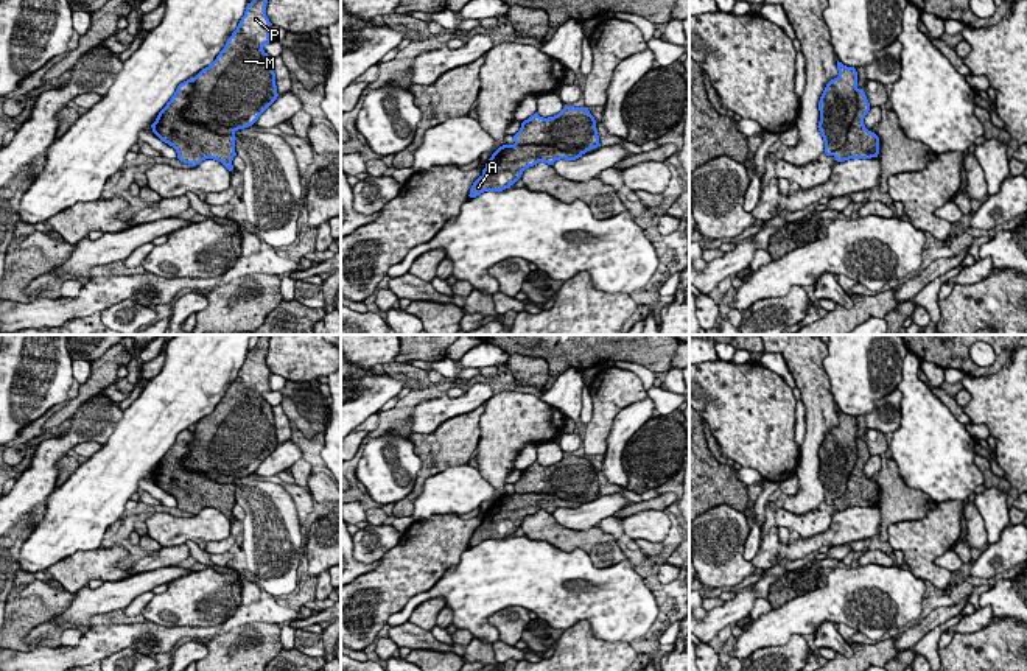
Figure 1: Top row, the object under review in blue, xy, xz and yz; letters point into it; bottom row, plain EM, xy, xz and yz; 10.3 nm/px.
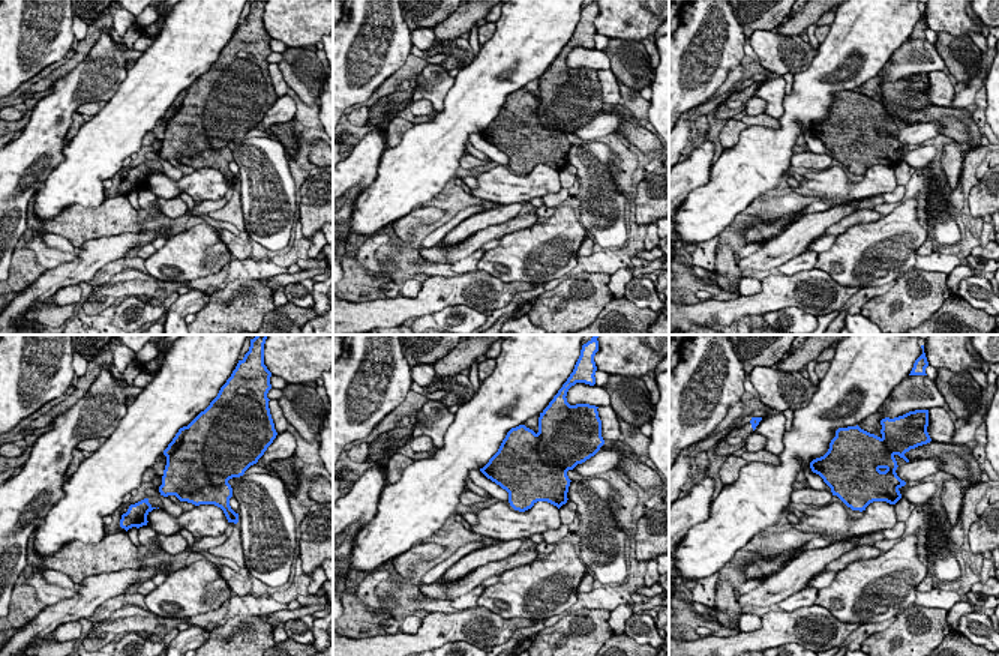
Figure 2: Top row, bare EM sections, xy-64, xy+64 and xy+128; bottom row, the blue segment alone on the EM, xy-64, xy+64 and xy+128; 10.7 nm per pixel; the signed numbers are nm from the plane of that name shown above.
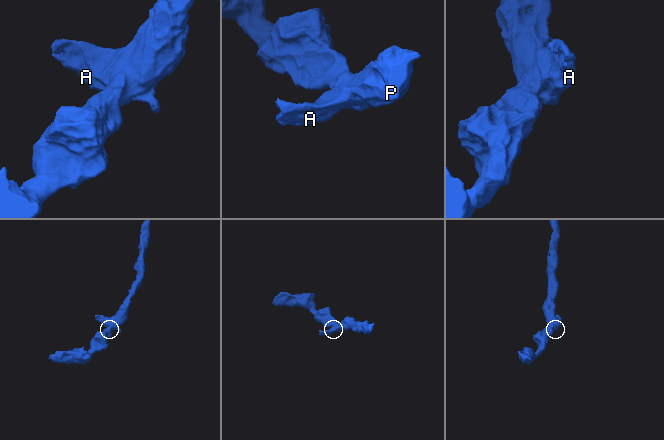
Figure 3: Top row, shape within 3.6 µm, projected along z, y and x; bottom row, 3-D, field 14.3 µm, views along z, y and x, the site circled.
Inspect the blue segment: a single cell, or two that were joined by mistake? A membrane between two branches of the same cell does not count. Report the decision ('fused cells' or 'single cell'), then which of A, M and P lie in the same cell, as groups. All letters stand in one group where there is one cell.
fused cells | A / M P

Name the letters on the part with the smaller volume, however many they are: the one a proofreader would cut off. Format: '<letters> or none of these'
A

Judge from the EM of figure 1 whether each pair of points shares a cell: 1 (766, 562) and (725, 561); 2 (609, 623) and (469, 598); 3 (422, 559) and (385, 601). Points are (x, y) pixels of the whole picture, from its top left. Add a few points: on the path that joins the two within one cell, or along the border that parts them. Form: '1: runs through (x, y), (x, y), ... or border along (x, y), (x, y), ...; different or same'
1: border along (749, 561), (755, 569); different
2: runs through (574, 597), (565, 592), (503, 592); same
3: runs through (411, 570), (391, 590); same

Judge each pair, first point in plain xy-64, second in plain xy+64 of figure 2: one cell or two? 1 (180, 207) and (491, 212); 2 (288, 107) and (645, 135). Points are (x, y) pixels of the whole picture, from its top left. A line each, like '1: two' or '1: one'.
1: one
2: two

